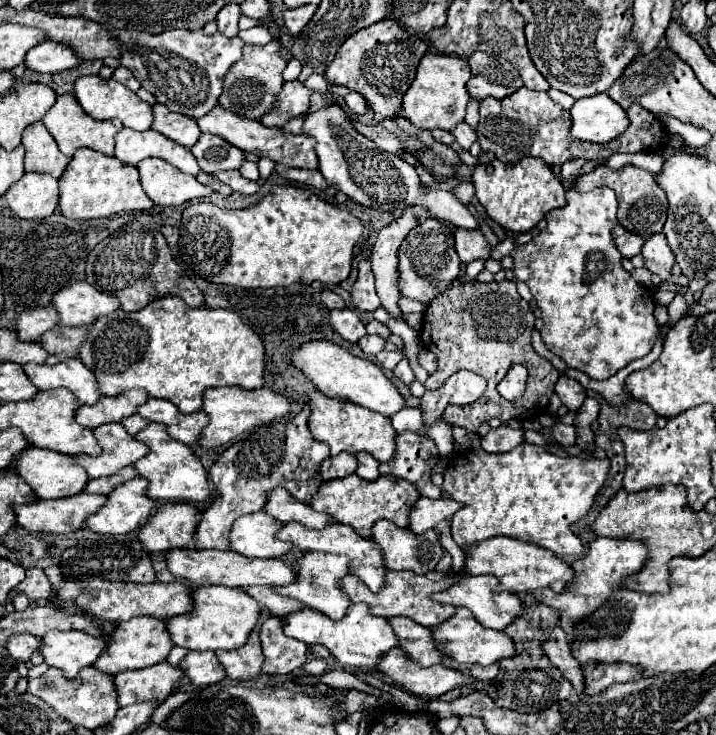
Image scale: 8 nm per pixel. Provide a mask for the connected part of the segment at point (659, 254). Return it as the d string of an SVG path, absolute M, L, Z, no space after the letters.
M653 234L643 244L643 252L641 254L645 258L647 270L651 270L653 274L661 276L661 280L669 280L671 278L671 268L675 264L675 254L667 246L667 240L665 240L663 234Z

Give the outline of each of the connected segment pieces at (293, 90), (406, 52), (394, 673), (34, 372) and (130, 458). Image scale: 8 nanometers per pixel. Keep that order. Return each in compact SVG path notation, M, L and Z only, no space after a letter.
M293 80L293 82L285 82L283 90L277 96L275 106L263 114L263 118L259 118L259 122L263 126L275 126L281 128L283 124L287 124L291 118L301 116L309 110L309 102L311 102L311 94L313 90L307 88L303 82Z
M385 18L367 30L359 30L343 42L335 60L327 66L325 78L331 84L347 86L365 96L377 116L397 116L401 112L401 98L415 78L419 60L427 52L427 42L409 34L393 18Z
M399 648L389 650L375 668L387 674L403 690L427 698L437 698L455 688L459 690L465 686L475 688L477 684L477 680L469 678L467 674L441 664L429 668L419 666L417 662L411 662L411 658L407 658L407 654L403 654L403 650Z
M69 358L55 366L27 364L25 372L39 390L67 388L83 404L95 404L101 398L99 384L95 384L95 374L91 374L91 370L87 370L79 358Z
M103 424L95 428L93 434L103 452L99 456L77 456L79 466L85 468L89 478L117 474L121 468L133 466L149 452L149 448L131 436L123 424Z

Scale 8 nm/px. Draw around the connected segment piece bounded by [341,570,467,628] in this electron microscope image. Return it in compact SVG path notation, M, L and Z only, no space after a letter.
M389 572L387 578L385 578L385 586L383 590L379 590L377 594L373 594L371 590L367 590L367 586L363 586L363 582L359 582L355 576L345 576L341 582L343 590L349 594L351 602L357 604L357 602L367 602L371 606L371 612L375 616L381 616L381 618L395 618L395 616L407 616L411 620L415 620L417 624L423 624L427 628L433 628L433 626L439 626L439 622L445 622L447 618L451 618L451 612L455 612L457 608L455 606L449 606L449 604L439 604L431 598L431 594L435 592L443 592L447 588L451 588L455 582L459 582L461 578L465 578L467 574L463 572L457 572L457 574L447 574L443 576L441 580L429 580L427 576L421 576L421 574L415 574L415 572Z

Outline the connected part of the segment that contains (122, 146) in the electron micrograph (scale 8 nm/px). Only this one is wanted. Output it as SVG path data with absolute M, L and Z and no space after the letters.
M123 128L115 136L115 156L125 162L125 164L139 164L145 158L161 158L167 160L169 164L175 164L185 174L197 176L201 172L195 156L191 154L189 148L179 146L177 142L165 138L163 134L155 130L145 130L145 132L135 132L131 128Z

